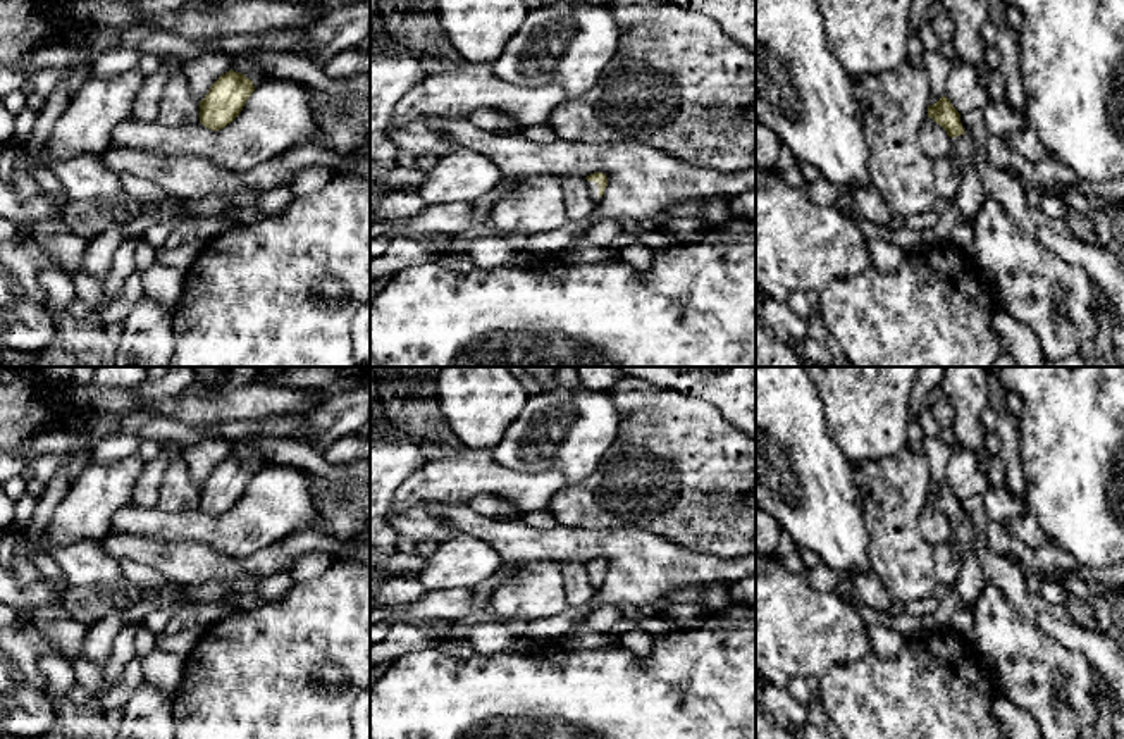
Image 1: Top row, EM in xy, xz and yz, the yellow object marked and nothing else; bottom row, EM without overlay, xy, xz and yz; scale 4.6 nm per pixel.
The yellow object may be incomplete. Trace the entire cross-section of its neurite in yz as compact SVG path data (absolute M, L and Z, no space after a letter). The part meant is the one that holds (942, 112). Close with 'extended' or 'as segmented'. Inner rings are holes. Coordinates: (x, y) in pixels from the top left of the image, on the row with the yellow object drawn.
M947 96L928 107L928 117L940 124L950 136L950 155L960 164L962 171L962 181L954 202L959 208L959 220L974 226L986 195L974 167L973 141L962 127L960 114Z | extended

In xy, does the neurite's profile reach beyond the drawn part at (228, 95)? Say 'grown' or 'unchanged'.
grown

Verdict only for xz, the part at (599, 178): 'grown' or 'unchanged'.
grown

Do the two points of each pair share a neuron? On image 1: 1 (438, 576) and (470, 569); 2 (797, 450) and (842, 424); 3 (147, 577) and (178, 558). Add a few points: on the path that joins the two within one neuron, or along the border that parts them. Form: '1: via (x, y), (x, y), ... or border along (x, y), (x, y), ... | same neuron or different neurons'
1: via (446, 569), (462, 569) | same neuron
2: border along (818, 393), (823, 403), (825, 429), (851, 460) | different neurons
3: border along (117, 560), (129, 558), (150, 565), (162, 576) | different neurons

